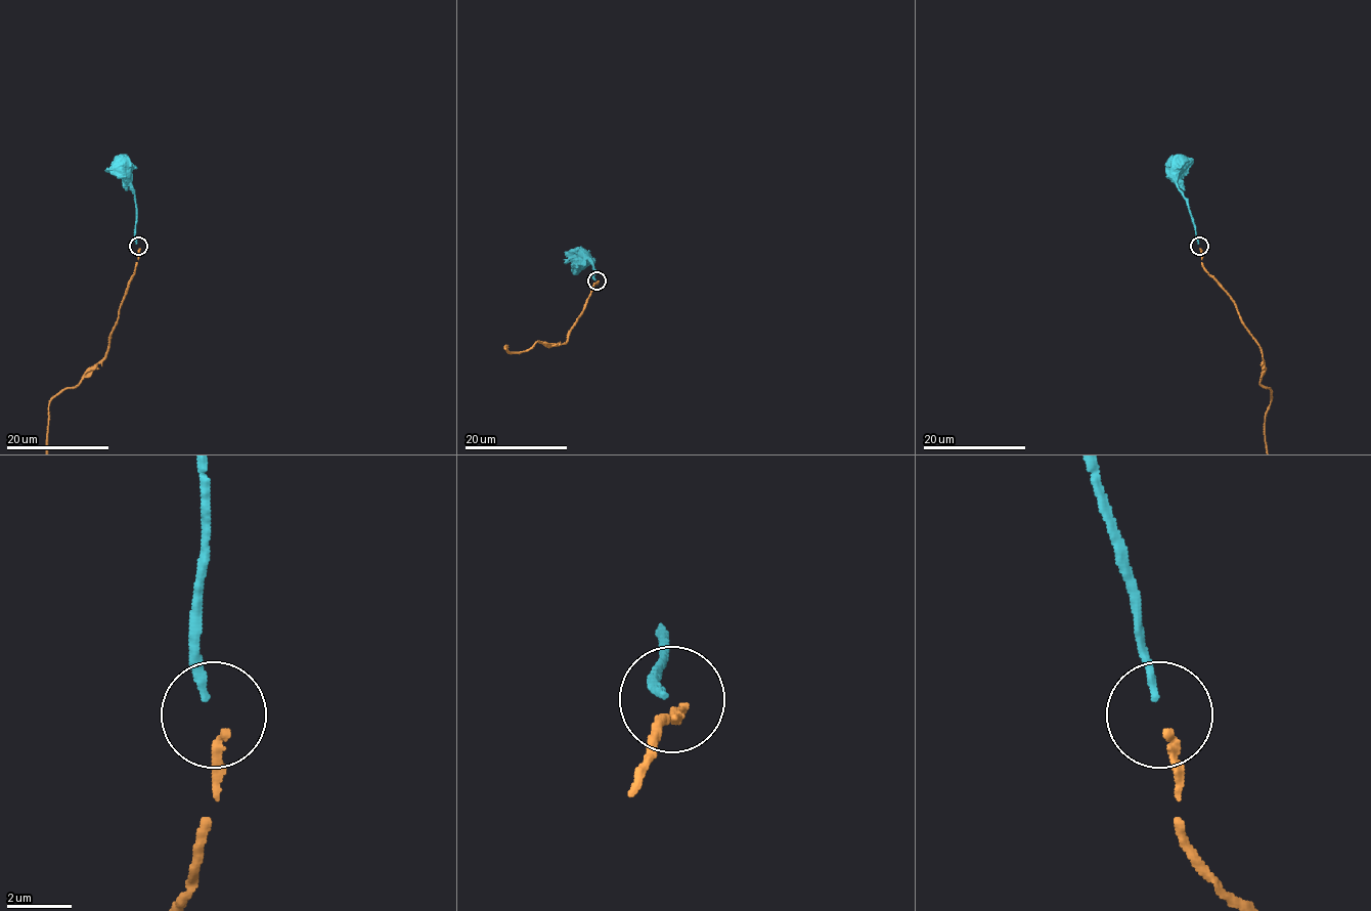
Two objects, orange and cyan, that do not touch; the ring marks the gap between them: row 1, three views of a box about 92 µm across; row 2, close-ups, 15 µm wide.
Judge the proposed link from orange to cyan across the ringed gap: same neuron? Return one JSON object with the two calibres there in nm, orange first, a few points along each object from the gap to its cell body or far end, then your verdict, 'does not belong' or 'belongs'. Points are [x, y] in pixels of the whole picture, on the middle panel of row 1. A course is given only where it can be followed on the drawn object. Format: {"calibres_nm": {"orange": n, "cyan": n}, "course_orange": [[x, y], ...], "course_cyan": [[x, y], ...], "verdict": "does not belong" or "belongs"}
{"calibres_nm": {"orange": 280, "cyan": 240}, "course_cyan": [[595, 279], [593, 266], [581, 256]], "verdict": "belongs"}

